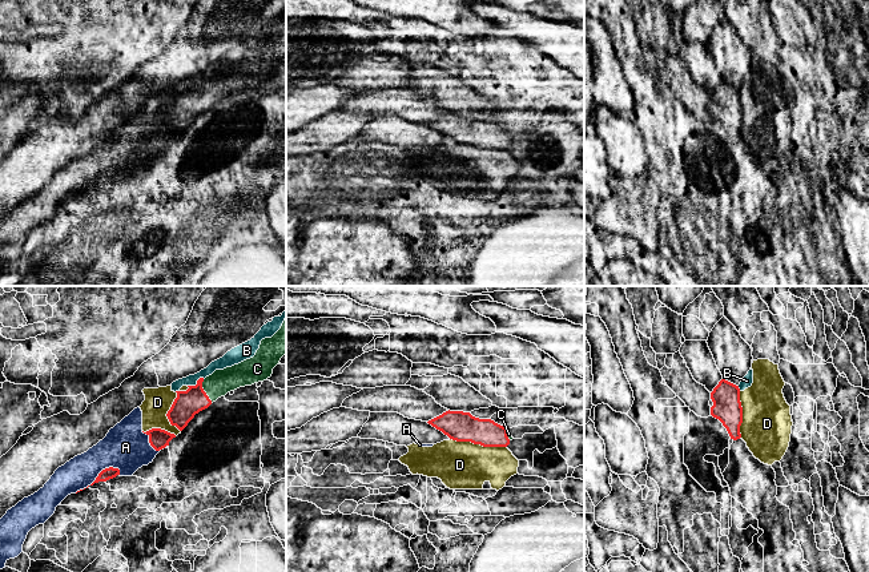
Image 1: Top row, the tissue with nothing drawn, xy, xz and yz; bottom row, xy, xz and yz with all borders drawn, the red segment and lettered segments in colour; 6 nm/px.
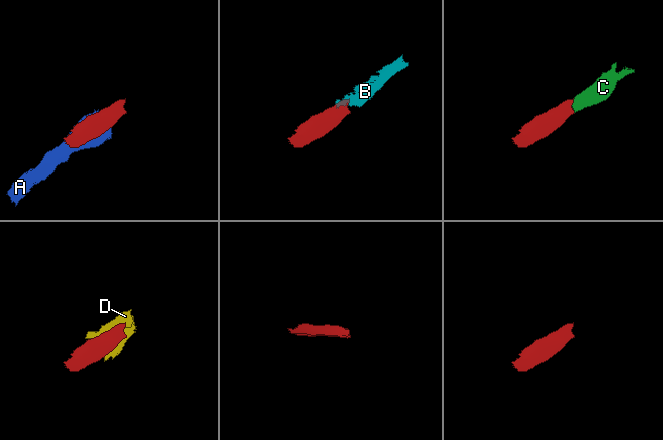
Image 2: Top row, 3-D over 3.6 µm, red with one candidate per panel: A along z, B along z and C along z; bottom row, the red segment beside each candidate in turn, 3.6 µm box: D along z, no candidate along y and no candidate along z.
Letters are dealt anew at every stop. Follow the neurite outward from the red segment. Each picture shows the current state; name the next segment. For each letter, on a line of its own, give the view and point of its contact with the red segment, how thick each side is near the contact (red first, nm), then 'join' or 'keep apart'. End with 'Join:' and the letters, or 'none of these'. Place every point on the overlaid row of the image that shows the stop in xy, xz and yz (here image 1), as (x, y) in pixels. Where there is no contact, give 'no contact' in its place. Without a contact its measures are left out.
A: meets red in xy at (97, 476); 70 nm thick on the red side, 280 nm on the other; keep apart
B: meets red in xy at (197, 383); 160 nm thick on the red side, 90 nm on the other; keep apart
C: meets red in xy at (204, 391); 160 nm thick on the red side, 150 nm on the other; join
D: meets red in xz at (478, 443); 180 nm thick on the red side, 280 nm on the other; keep apart
Join: C

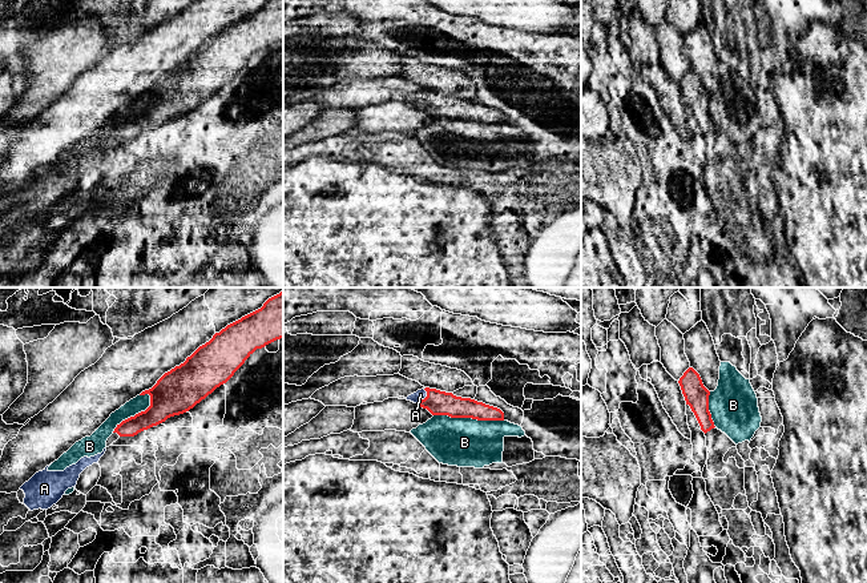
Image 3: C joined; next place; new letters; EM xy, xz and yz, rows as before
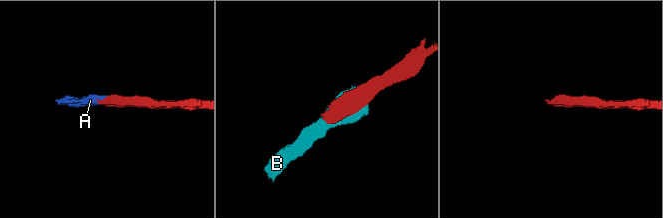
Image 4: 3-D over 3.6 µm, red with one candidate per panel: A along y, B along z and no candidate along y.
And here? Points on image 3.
A: meets red in xz at (426, 397); 150 nm thick on the red side, 60 nm on the other; join
B: meets red in xz at (468, 417); 150 nm thick on the red side, 300 nm on the other; keep apart
Join: A

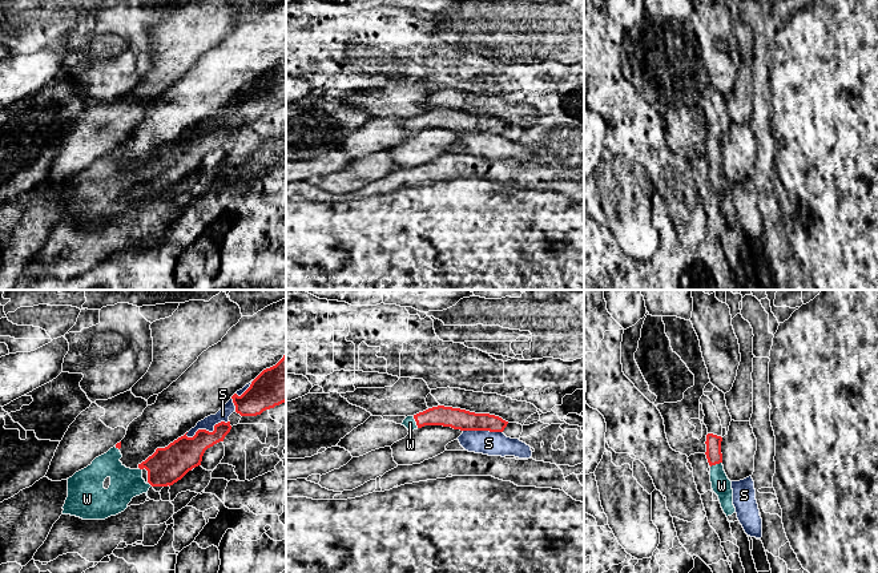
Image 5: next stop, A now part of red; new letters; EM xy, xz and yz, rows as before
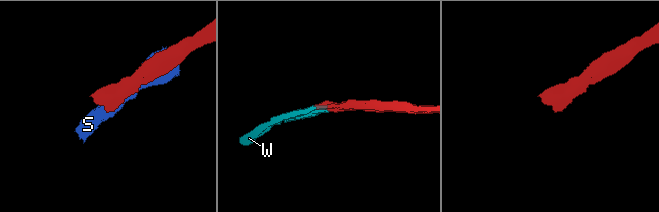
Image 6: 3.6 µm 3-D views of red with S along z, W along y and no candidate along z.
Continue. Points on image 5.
S: meets red in xy at (208, 431); 200 nm thick on the red side, 80 nm on the other; keep apart
W: meets red in xz at (415, 420); 130 nm thick on the red side, 70 nm on the other; join
Join: W

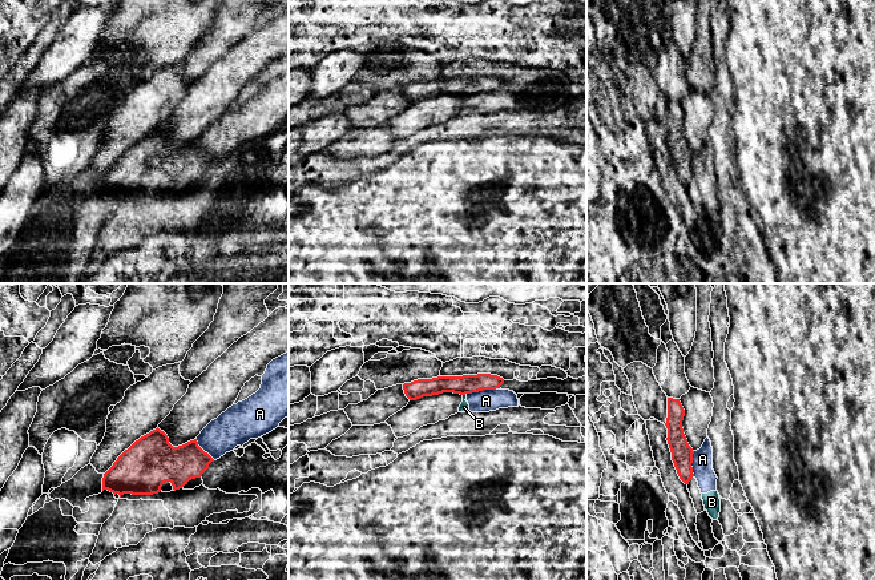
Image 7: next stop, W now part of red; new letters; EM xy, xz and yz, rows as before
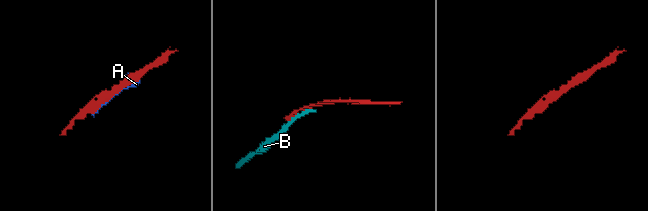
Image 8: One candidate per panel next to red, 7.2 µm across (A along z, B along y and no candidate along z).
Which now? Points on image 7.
A: meets red in xz at (480, 390); 110 nm thick on the red side, 140 nm on the other; keep apart
B: meets red in xz at (464, 394); 110 nm thick on the red side, 60 nm on the other; keep apart
Join: none of these

